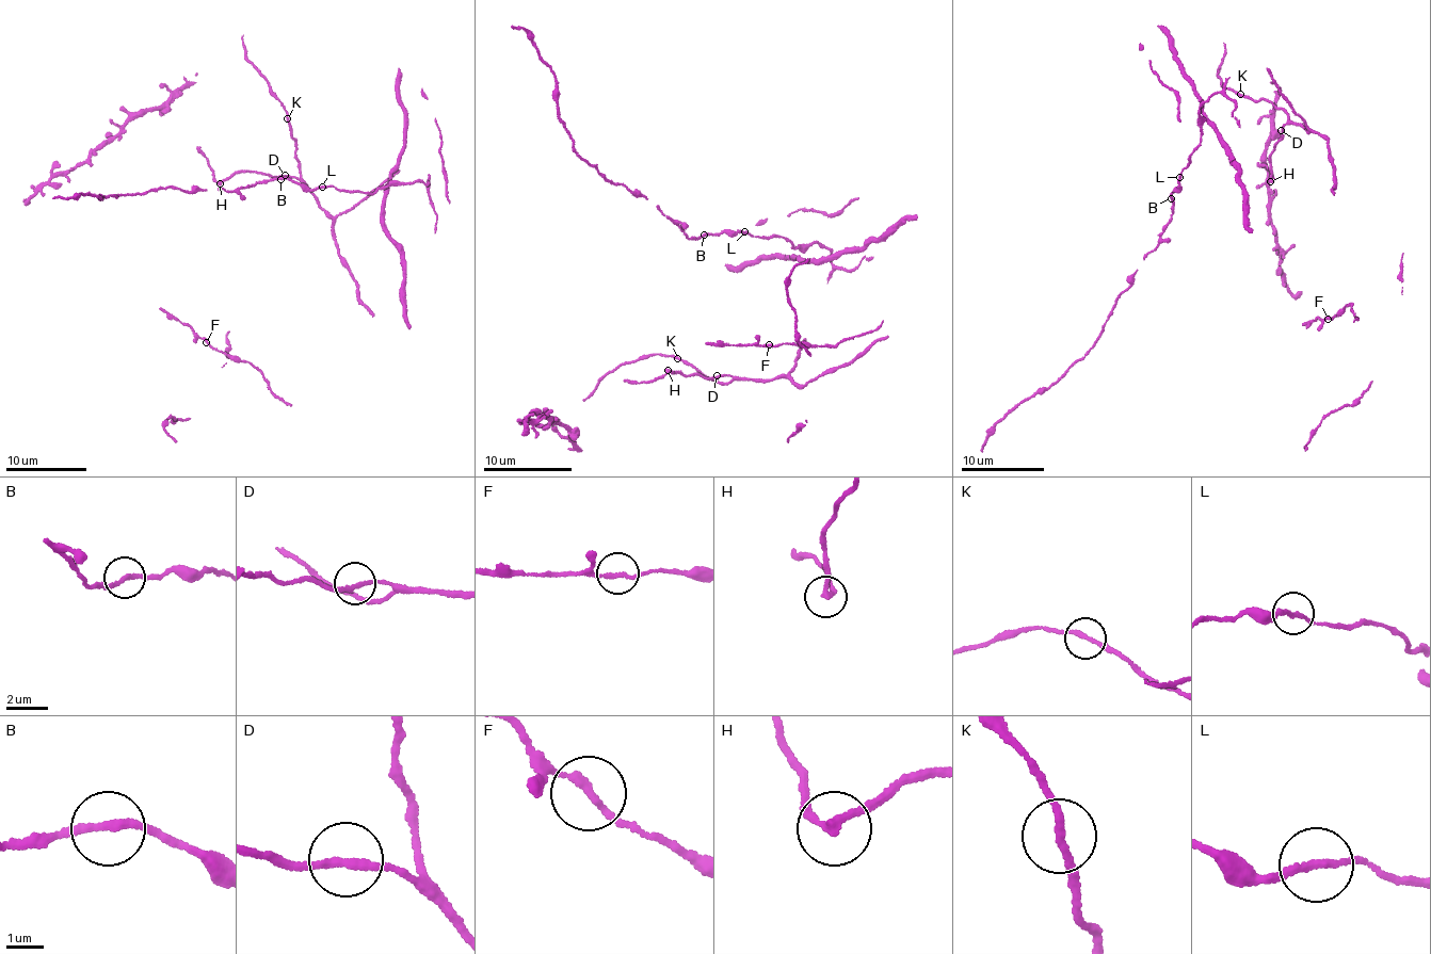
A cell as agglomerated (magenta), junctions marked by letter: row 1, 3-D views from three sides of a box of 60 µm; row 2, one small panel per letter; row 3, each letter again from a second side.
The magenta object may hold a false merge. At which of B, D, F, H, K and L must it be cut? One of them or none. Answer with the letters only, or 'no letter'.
H

